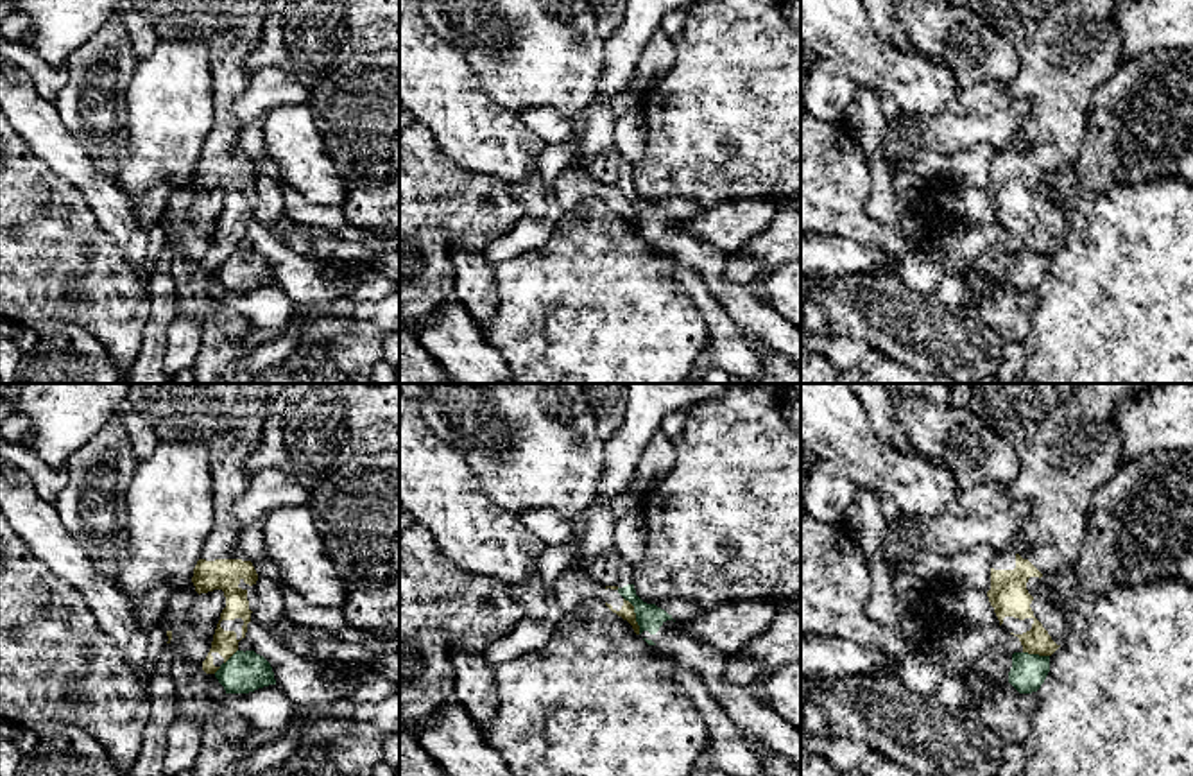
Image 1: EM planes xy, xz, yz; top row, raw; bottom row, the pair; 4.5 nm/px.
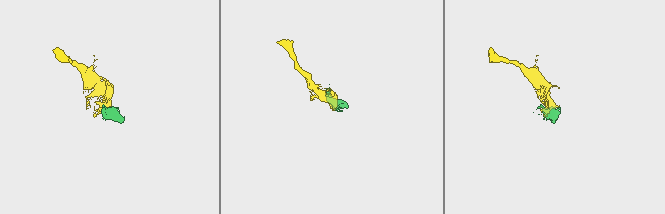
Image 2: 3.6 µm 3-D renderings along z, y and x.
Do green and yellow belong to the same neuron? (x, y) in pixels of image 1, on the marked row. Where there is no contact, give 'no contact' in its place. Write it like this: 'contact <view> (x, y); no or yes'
contact xz (636, 615); no

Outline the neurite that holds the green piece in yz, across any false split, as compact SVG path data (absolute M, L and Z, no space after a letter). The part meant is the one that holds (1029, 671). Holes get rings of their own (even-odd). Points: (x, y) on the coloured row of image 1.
M1014 652L1012 668L1007 677L998 685L992 685L980 674L966 674L962 677L964 701L962 706L980 710L980 706L992 695L998 695L1005 688L1017 690L1019 694L1032 694L1041 688L1050 672L1050 656Z

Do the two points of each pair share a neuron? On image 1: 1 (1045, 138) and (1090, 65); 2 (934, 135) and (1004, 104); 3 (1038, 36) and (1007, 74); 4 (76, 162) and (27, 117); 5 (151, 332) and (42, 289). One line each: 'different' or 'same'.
1: same
2: same
3: different
4: same
5: different

